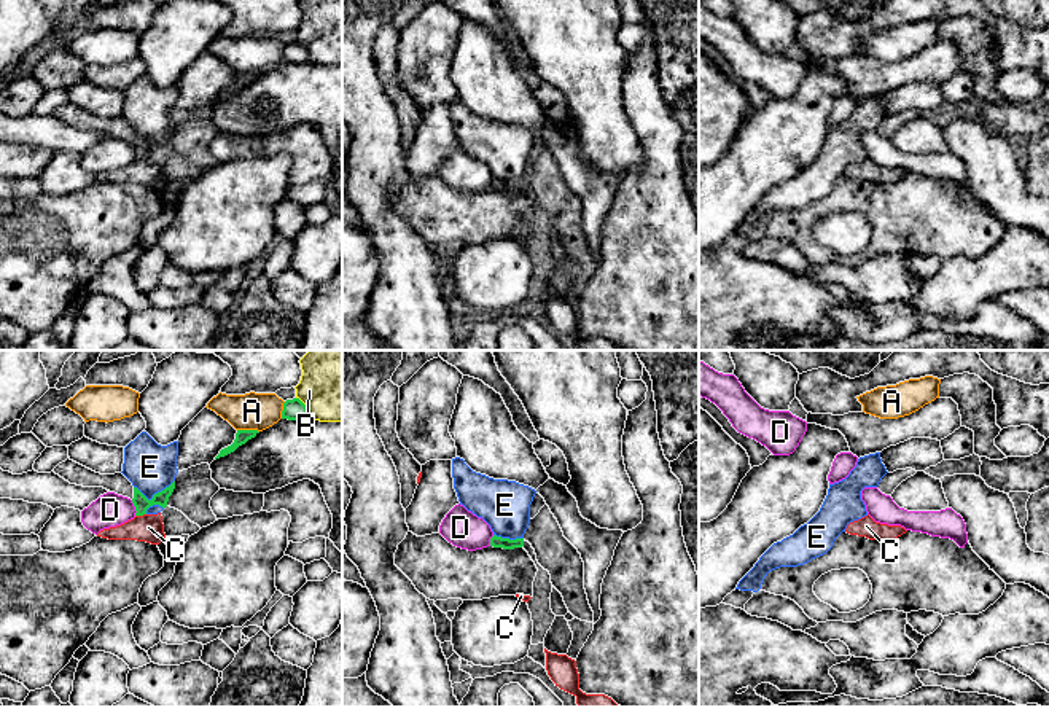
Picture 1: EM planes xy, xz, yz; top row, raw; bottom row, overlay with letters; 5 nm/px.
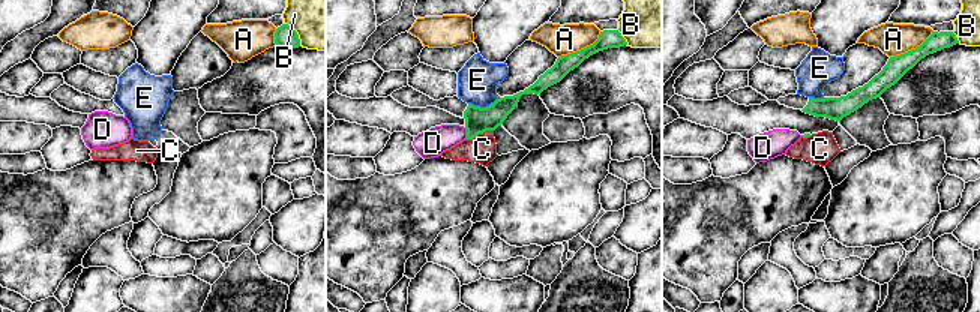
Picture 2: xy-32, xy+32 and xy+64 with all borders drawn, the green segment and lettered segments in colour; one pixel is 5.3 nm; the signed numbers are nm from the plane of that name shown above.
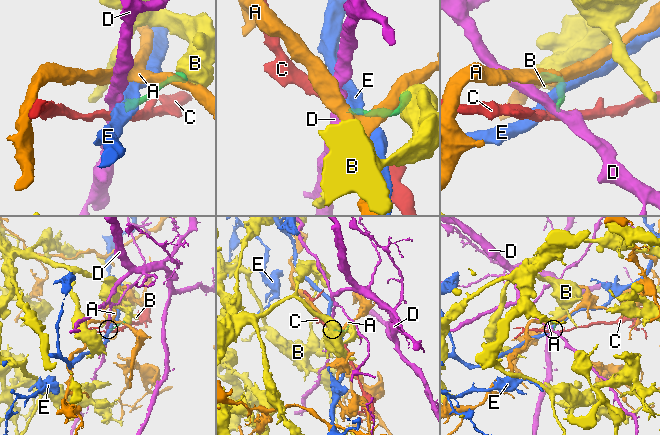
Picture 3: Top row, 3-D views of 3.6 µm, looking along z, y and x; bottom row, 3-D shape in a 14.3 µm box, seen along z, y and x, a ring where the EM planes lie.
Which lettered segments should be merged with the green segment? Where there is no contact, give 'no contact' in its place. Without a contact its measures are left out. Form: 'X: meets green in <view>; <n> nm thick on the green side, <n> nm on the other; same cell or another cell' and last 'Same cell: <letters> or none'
A: meets green in xy; 70 nm thick on the green side, 190 nm on the other; another cell
B: meets green in xy; 110 nm thick on the green side, 340 nm on the other; another cell
C: meets green in xy; 80 nm thick on the green side, 140 nm on the other; another cell
D: meets green in xy; 80 nm thick on the green side, 170 nm on the other; another cell
E: meets green in xy; 80 nm thick on the green side, 240 nm on the other; another cell
Same cell: none

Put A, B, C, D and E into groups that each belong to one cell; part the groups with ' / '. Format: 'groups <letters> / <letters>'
groups A / B / C / D / E

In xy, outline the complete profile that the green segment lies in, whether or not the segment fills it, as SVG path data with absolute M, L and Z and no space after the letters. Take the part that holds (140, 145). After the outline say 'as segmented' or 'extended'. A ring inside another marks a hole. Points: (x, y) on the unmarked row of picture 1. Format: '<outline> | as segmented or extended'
M70 102L59 107L53 115L70 127L83 131L103 131L110 135L131 142L137 154L135 159L146 158L146 153L153 148L166 151L169 140L175 132L174 124L169 131L154 137L153 142L148 143L123 116L100 118Z | extended

